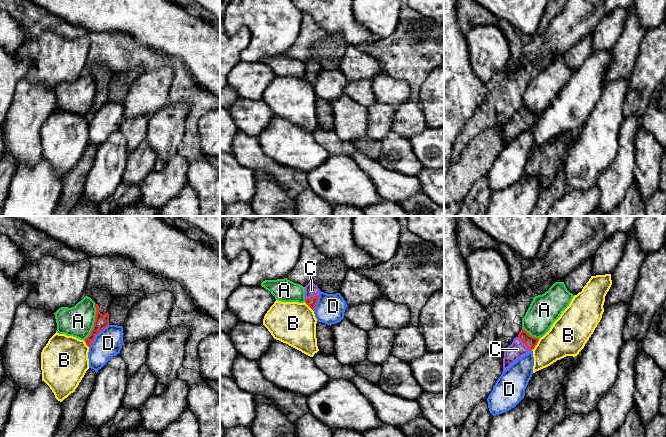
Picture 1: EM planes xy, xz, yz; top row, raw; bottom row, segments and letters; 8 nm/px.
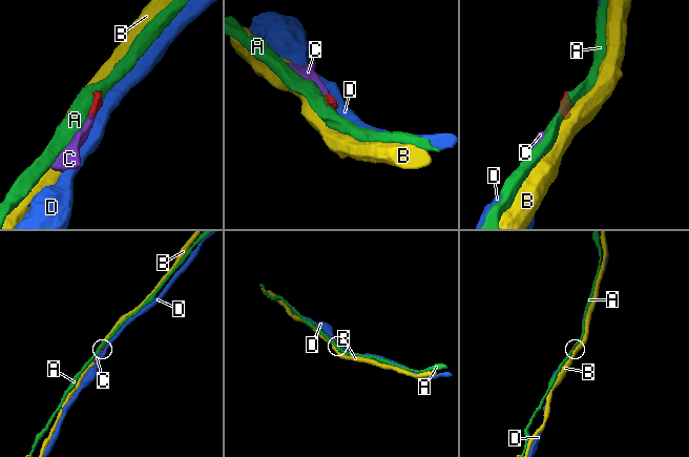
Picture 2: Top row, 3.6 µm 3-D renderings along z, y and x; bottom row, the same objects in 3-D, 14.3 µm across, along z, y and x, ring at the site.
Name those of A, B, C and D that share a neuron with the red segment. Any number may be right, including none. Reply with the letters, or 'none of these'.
C

